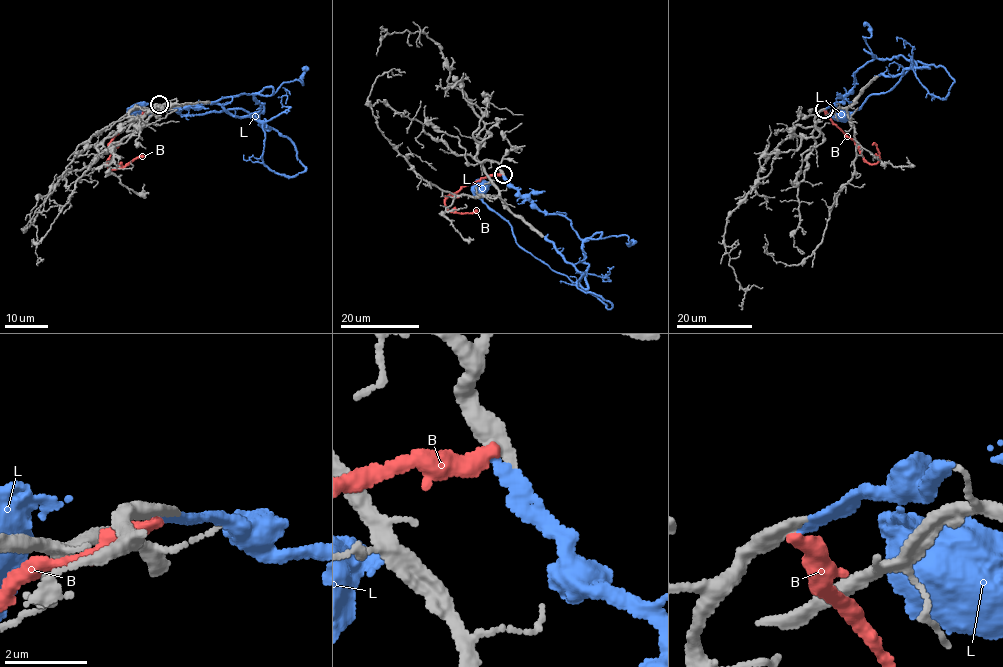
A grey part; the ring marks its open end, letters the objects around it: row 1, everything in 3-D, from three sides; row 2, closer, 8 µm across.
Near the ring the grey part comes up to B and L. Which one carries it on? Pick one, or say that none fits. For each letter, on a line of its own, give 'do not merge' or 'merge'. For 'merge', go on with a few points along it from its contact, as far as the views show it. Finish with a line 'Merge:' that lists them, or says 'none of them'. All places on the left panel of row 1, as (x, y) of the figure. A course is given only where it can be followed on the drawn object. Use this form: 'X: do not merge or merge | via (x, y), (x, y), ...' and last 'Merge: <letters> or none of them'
B: do not merge
L: merge | via (159, 105), (194, 108), (245, 94), (265, 105), (259, 124), (240, 109), (182, 115), (138, 109)
Merge: L

